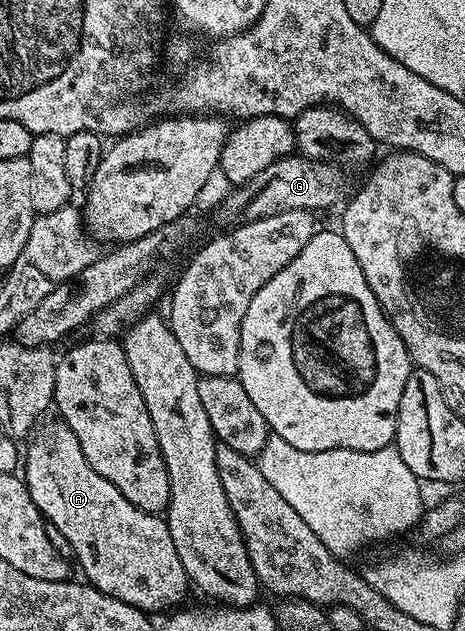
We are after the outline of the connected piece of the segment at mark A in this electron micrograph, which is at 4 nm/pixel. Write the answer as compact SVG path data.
M54 417L51 423L39 422L26 444L24 478L28 493L32 501L36 501L36 509L40 509L43 520L49 526L60 529L64 537L68 537L68 545L72 545L74 550L73 558L76 563L78 559L86 574L83 575L85 582L105 595L116 597L147 613L169 612L177 608L177 603L186 595L188 580L165 518L132 505L132 501L128 501L128 497L124 497L124 493L120 493L120 489L116 489L112 481L104 481L104 477L100 477L100 473L96 473L96 469L88 465L88 457L84 457L84 449L80 449L76 433L72 433L72 429L61 418Z

